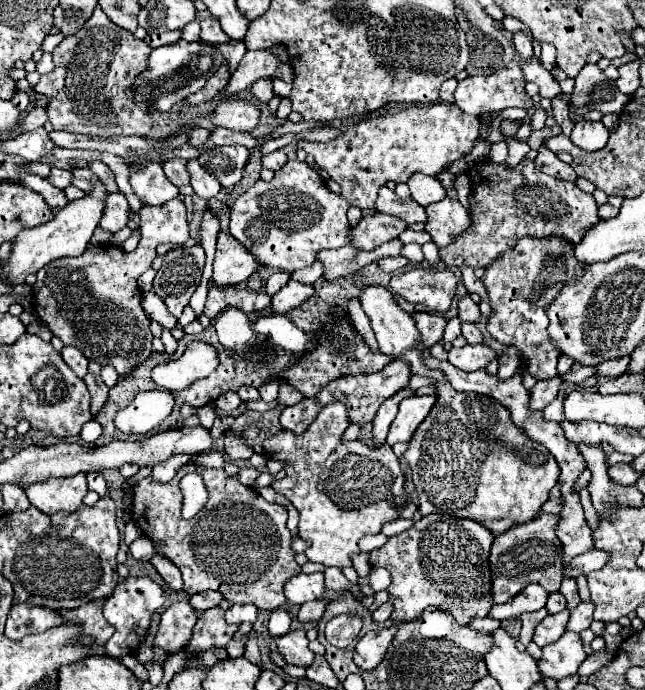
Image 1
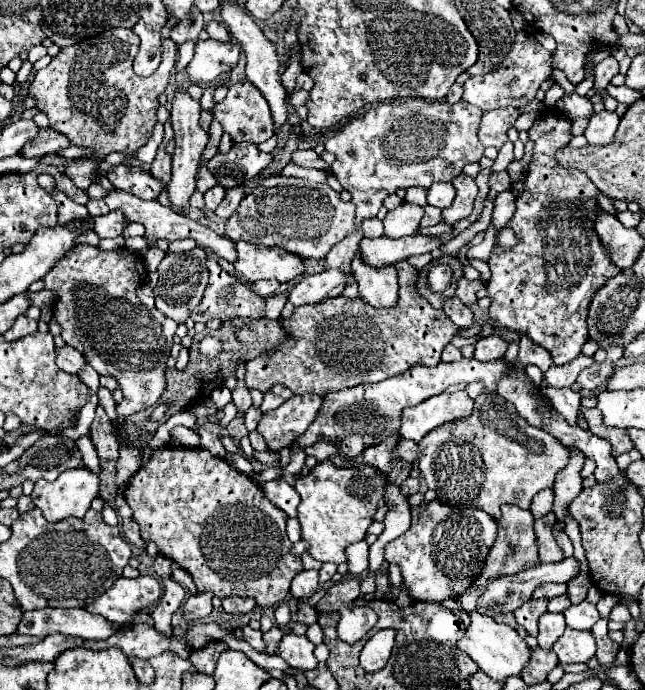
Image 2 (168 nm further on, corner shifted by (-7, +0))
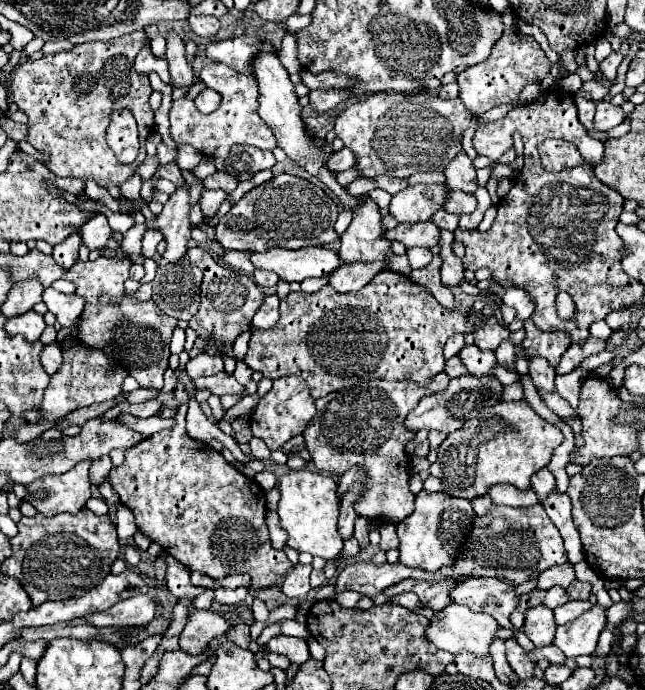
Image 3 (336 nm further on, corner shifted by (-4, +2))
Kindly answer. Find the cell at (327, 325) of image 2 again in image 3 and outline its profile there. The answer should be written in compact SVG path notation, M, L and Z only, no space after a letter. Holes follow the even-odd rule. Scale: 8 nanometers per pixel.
M383 270L359 292L341 294L335 292L331 286L323 286L319 292L313 294L305 294L301 290L289 292L281 300L279 320L273 328L251 328L249 350L243 362L251 370L259 370L265 378L271 380L291 374L301 376L303 380L307 380L313 398L323 398L345 386L369 382L375 378L411 380L417 386L427 386L435 374L443 372L443 346L447 338L457 332L471 332L471 324L463 314L443 308L435 298L431 298L431 294L423 286L413 284L407 276Z

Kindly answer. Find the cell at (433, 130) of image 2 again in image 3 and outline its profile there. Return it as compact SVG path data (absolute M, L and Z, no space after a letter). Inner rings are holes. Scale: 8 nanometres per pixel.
M379 92L367 98L361 98L353 106L349 106L343 114L335 118L335 134L345 142L349 150L357 156L357 168L363 176L375 178L381 174L409 178L415 172L435 172L445 170L445 166L459 154L461 134L471 122L471 112L463 106L461 98L443 100L437 94L421 92L421 94L397 94L397 92Z

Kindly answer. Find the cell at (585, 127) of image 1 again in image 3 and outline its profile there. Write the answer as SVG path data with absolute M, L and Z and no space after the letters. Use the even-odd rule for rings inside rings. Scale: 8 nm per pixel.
M609 100L597 102L597 112L595 112L595 130L611 130L619 126L625 120L625 112L621 106L613 106Z

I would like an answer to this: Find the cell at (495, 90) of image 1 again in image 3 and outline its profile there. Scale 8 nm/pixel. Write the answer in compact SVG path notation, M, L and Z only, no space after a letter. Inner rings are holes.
M509 26L509 28L505 28L503 38L493 46L491 56L485 62L471 66L457 76L459 98L463 100L465 108L475 118L479 118L493 106L509 104L509 102L517 100L523 86L541 82L549 74L549 68L551 68L551 62L545 56L545 52L541 50L541 46L531 36L521 34L517 26Z

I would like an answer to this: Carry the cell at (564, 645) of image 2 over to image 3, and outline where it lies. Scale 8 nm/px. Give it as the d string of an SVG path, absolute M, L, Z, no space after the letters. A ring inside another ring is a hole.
M593 606L587 610L587 614L579 616L573 622L567 622L563 626L557 626L553 644L561 648L561 652L567 658L577 658L581 654L593 654L599 634L607 626L607 608Z

